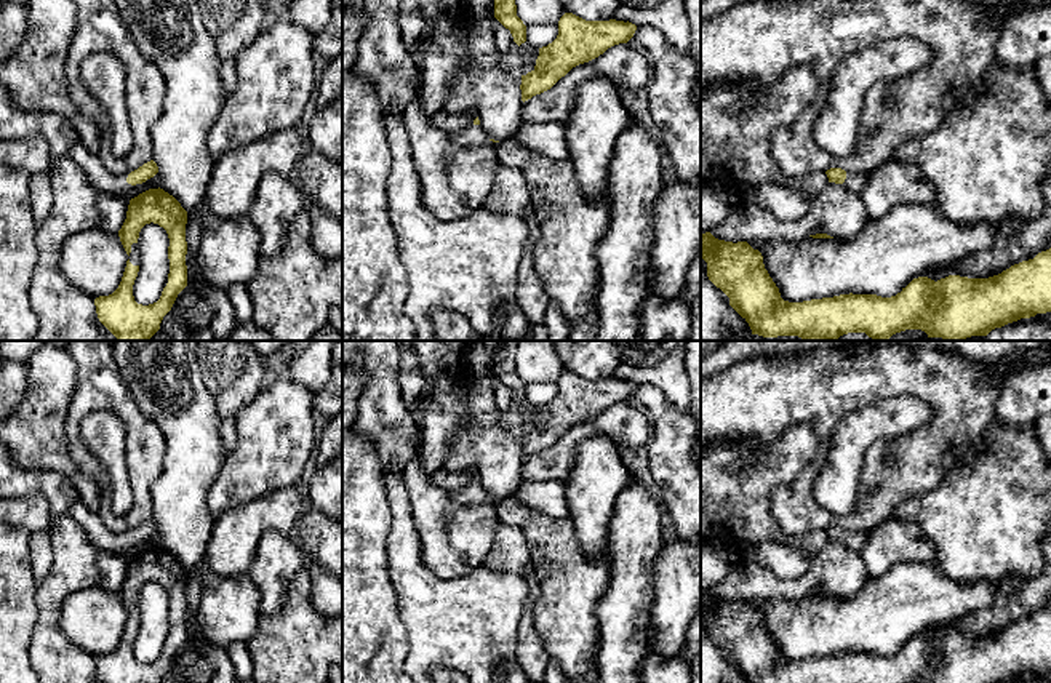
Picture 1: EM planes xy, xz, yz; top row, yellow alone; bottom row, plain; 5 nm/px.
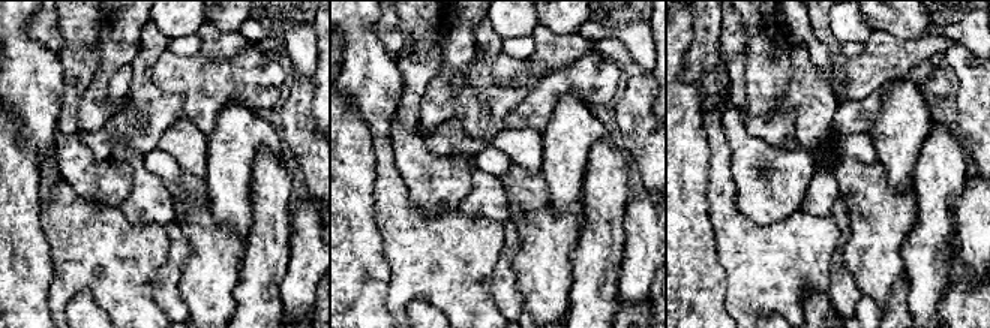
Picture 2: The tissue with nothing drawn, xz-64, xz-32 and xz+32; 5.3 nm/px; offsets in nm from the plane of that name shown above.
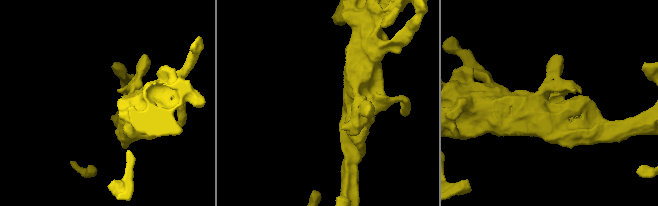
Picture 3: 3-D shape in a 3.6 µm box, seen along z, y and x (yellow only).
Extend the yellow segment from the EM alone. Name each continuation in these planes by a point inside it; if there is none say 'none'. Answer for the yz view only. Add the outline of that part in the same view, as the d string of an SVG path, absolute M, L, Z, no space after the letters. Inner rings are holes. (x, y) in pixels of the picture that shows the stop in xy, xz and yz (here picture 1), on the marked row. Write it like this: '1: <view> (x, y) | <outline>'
1: yz (855, 181) | M846 173L845 186L848 190L861 194L867 182L867 176L862 173Z

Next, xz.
1: xz (474, 135) | M470 125L462 131L448 134L458 146L474 147L488 139L486 131L480 125Z

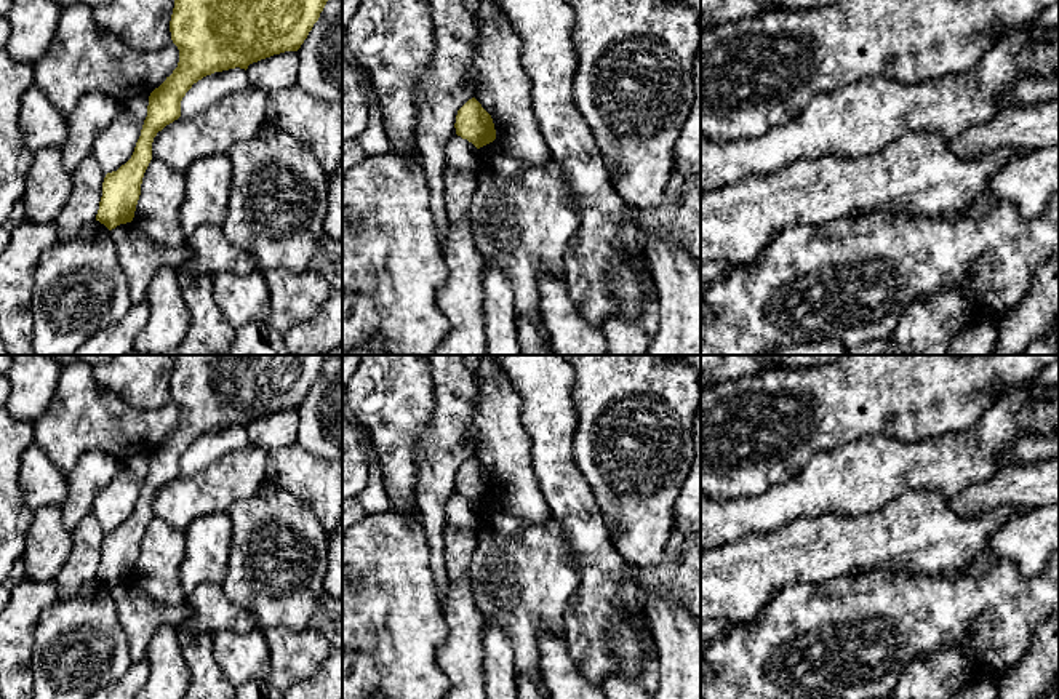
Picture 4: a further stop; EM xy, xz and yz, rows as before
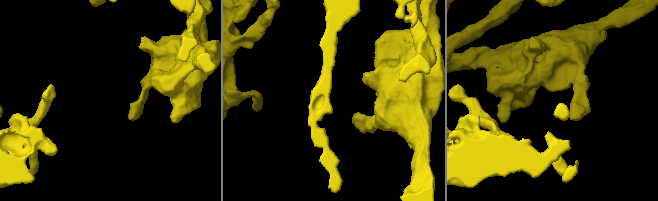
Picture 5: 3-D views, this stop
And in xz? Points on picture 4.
none

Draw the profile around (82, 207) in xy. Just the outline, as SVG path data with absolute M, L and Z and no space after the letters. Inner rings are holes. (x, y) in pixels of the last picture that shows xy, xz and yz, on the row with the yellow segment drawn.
M91 154L78 163L72 178L72 194L54 218L58 242L72 242L85 224L96 221L106 173Z

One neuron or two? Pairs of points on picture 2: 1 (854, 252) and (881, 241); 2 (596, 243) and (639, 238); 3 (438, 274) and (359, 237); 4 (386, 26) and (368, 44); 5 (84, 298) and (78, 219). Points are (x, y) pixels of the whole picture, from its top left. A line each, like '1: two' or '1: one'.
1: one
2: two
3: two
4: two
5: two

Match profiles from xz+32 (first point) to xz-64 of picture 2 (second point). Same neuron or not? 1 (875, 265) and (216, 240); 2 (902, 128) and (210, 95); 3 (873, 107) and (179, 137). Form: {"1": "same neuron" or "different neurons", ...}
{"1": "same neuron", "2": "different neurons", "3": "different neurons"}

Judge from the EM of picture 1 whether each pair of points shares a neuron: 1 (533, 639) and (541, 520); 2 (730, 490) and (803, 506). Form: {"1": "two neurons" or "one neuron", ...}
{"1": "two neurons", "2": "two neurons"}

